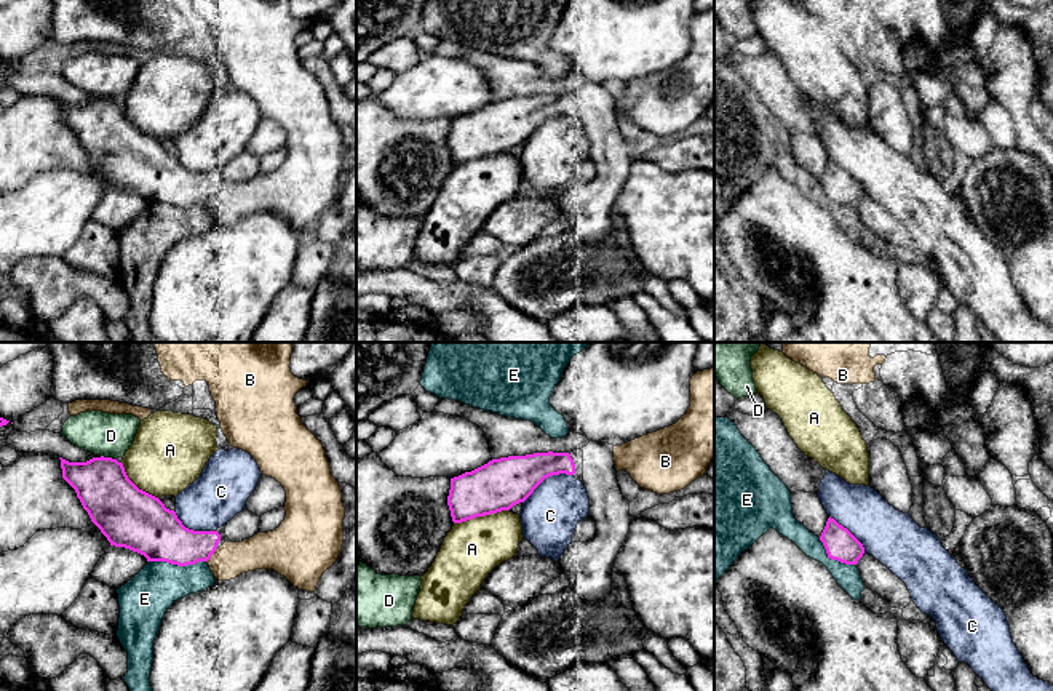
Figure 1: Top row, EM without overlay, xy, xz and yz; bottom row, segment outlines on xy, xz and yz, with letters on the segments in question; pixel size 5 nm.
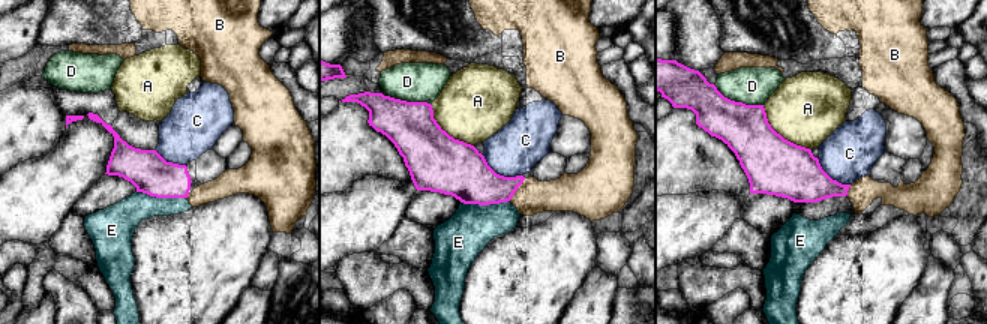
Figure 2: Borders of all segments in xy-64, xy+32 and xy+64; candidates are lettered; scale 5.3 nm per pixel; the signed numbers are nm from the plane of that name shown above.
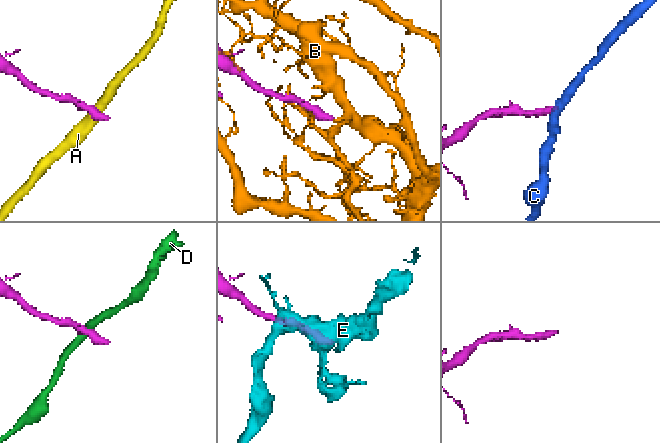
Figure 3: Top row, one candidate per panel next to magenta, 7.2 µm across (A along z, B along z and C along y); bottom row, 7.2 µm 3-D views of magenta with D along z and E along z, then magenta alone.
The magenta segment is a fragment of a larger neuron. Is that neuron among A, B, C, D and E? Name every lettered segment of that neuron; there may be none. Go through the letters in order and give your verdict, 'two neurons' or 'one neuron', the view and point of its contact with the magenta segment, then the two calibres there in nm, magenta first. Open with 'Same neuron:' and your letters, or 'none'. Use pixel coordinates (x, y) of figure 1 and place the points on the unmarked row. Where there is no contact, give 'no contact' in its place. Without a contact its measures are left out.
Same neuron: B
A: two neurons; meets magenta in xz at (481, 157); 260 nm thick on the magenta side, 300 nm on the other
B: one neuron; meets magenta in xy at (210, 199); 220 nm thick on the magenta side, 180 nm on the other
C: two neurons; meets magenta in xz at (547, 119); 260 nm thick on the magenta side, 280 nm on the other
D: two neurons; meets magenta in xy at (109, 99); 280 nm thick on the magenta side, 220 nm on the other
E: two neurons; meets magenta in xy at (176, 205); 280 nm thick on the magenta side, 240 nm on the other

